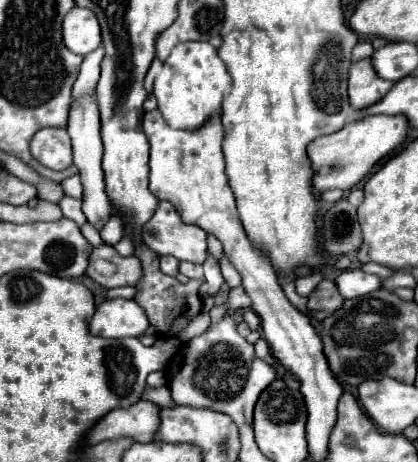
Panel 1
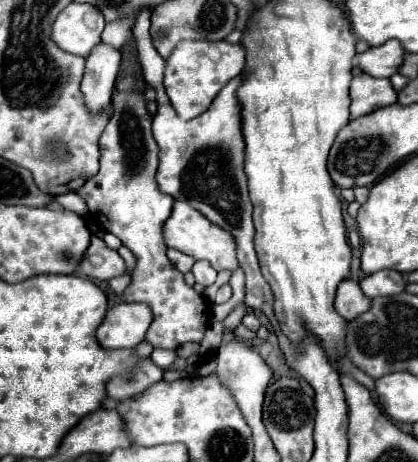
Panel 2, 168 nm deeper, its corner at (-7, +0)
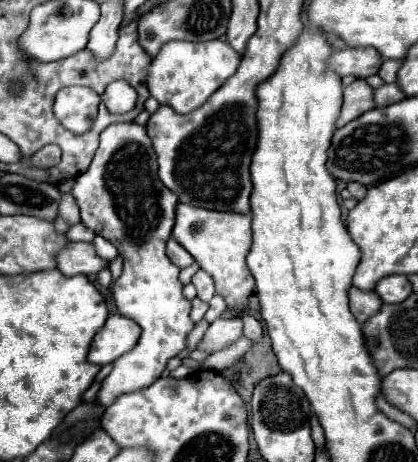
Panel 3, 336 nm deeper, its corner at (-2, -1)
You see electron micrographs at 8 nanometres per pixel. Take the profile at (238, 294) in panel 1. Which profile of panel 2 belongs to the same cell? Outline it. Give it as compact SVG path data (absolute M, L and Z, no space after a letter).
M239 303L239 305L225 317L225 321L223 321L225 331L233 331L233 329L241 323L241 317L245 315L245 311L247 311L247 305L245 305L245 303Z

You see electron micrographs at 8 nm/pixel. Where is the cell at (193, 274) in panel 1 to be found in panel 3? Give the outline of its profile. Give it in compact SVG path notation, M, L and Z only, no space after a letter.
M204 270L196 272L196 276L192 278L192 284L196 286L198 290L198 298L204 300L204 302L210 302L212 296L216 294L216 288L214 288L214 280L210 278L210 274L206 274Z

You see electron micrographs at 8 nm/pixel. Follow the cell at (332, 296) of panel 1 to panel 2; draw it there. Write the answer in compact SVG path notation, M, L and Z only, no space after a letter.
M345 279L339 283L337 295L335 295L335 311L343 315L347 321L365 313L369 305L371 305L371 299L361 293L361 287L357 281Z

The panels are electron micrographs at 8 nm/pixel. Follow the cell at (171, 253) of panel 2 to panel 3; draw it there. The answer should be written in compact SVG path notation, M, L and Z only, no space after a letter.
M174 238L168 240L166 254L168 254L168 258L172 260L172 264L176 264L178 268L186 268L186 266L190 266L190 264L194 262L194 258L192 258L192 256L190 256Z

